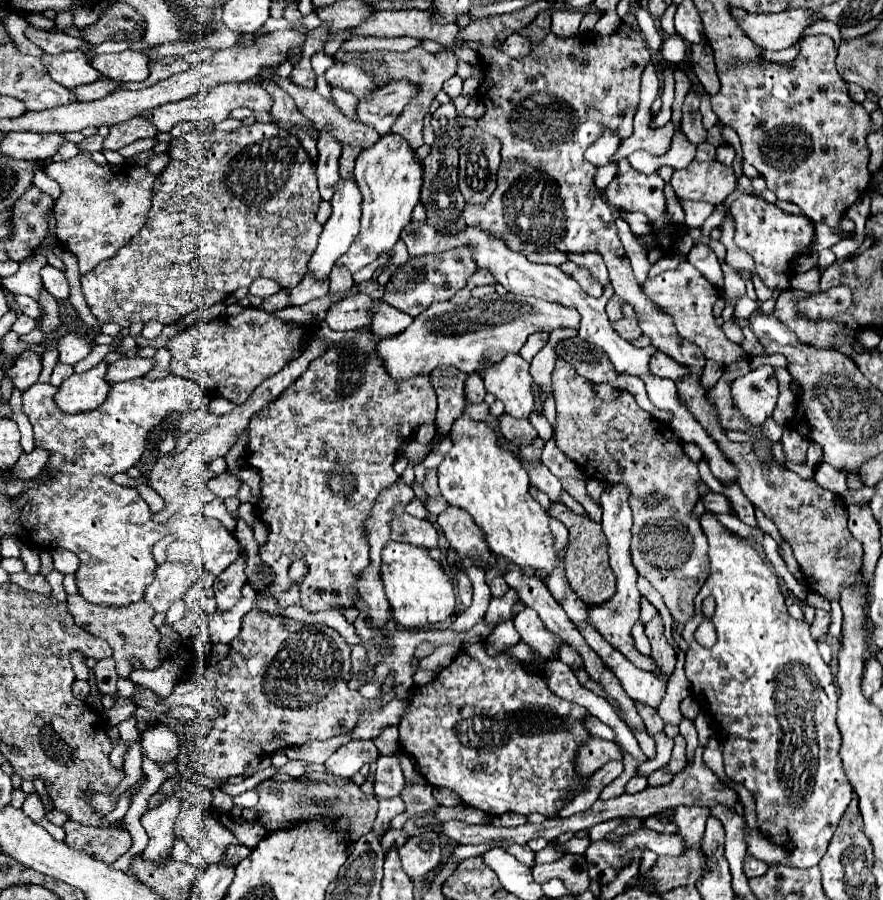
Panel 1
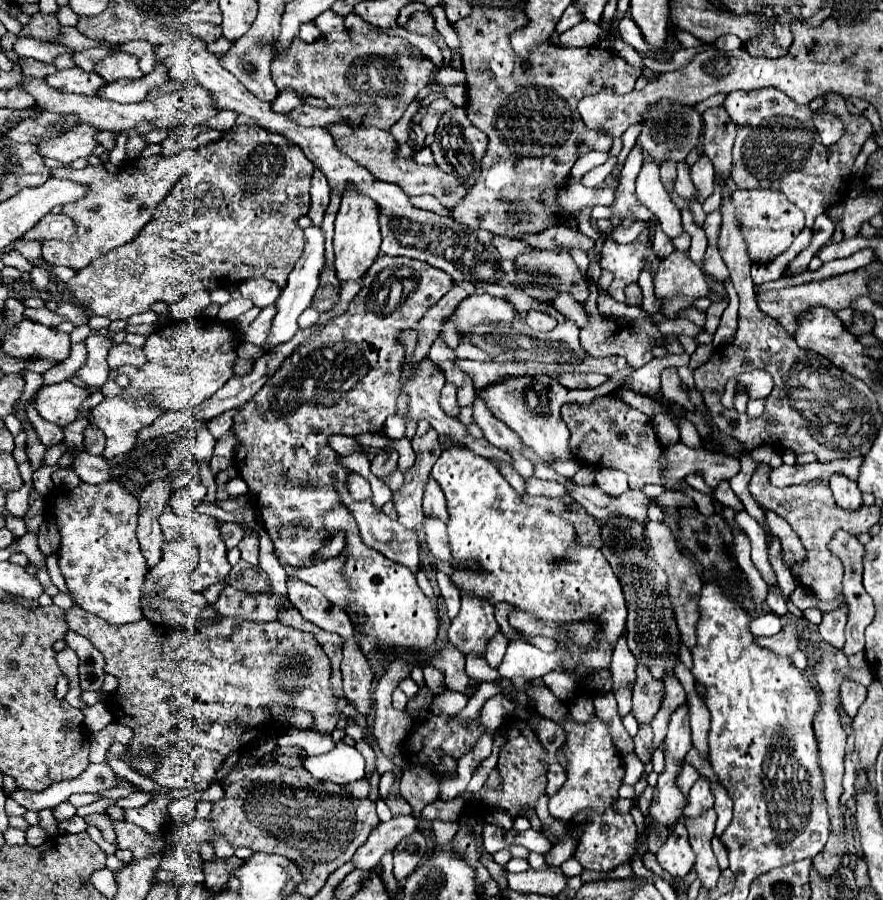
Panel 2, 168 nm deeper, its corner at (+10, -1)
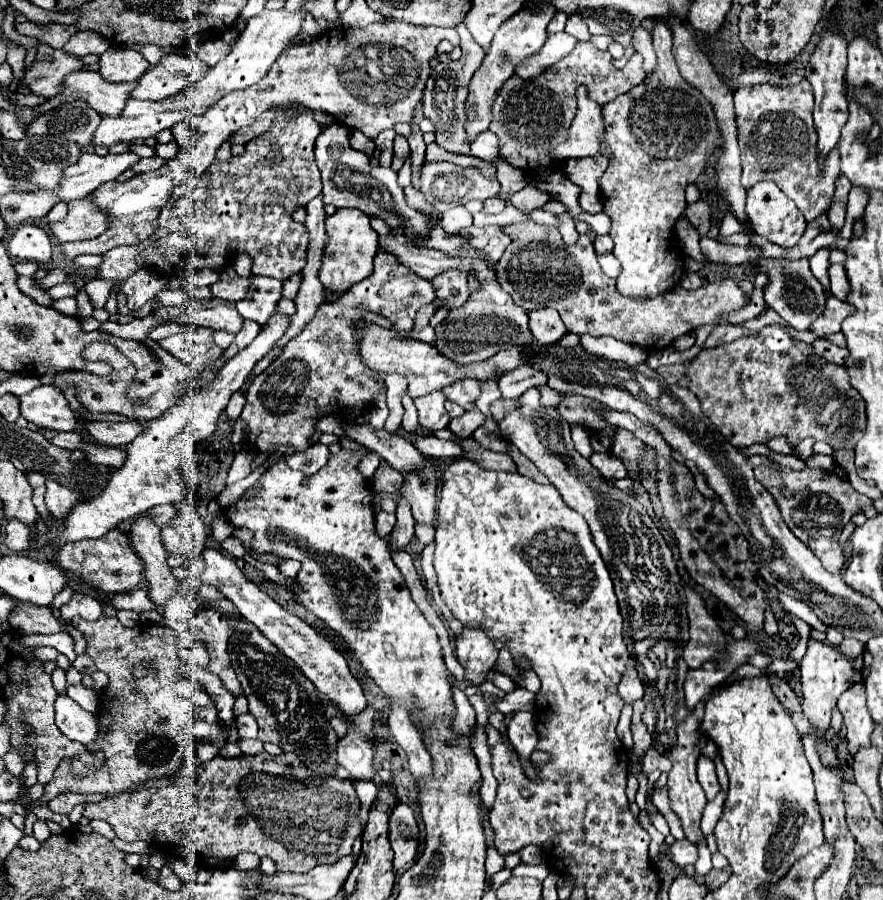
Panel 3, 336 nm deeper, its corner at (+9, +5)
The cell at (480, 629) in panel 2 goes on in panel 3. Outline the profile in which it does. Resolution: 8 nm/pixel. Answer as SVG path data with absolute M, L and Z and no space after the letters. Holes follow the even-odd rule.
M463 629L463 635L457 637L455 649L457 661L465 667L465 681L469 685L485 683L485 673L495 665L499 651L483 629Z

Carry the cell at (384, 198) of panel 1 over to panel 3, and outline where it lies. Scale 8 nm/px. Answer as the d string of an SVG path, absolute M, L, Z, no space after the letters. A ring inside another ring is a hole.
M339 209L335 215L327 217L327 243L323 249L323 265L319 269L319 281L327 291L345 293L353 283L363 281L371 275L373 257L377 253L379 241L377 231L369 225L369 217L359 209Z

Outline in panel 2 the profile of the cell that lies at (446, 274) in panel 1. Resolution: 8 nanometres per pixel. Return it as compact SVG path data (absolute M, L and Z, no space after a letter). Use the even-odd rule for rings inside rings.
M380 255L364 275L364 287L350 301L348 311L330 321L320 333L304 341L274 373L274 379L270 379L270 383L266 383L262 391L250 399L250 403L244 403L238 409L234 417L234 431L240 447L234 463L254 495L254 509L274 543L274 555L278 557L280 565L310 567L316 563L316 551L320 551L330 539L326 529L322 529L322 519L334 507L342 505L334 483L346 483L348 475L354 473L340 463L340 455L328 445L328 439L332 435L356 439L362 433L378 433L384 429L386 417L396 413L398 395L402 389L400 379L404 347L396 345L396 335L402 329L414 327L424 313L450 289L452 277L436 267L430 267L428 263L408 257Z

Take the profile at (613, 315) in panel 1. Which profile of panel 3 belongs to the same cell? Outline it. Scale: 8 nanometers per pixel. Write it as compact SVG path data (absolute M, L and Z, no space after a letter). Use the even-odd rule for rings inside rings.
M613 253L597 255L597 261L599 261L599 265L607 277L619 277L619 261L615 259Z

